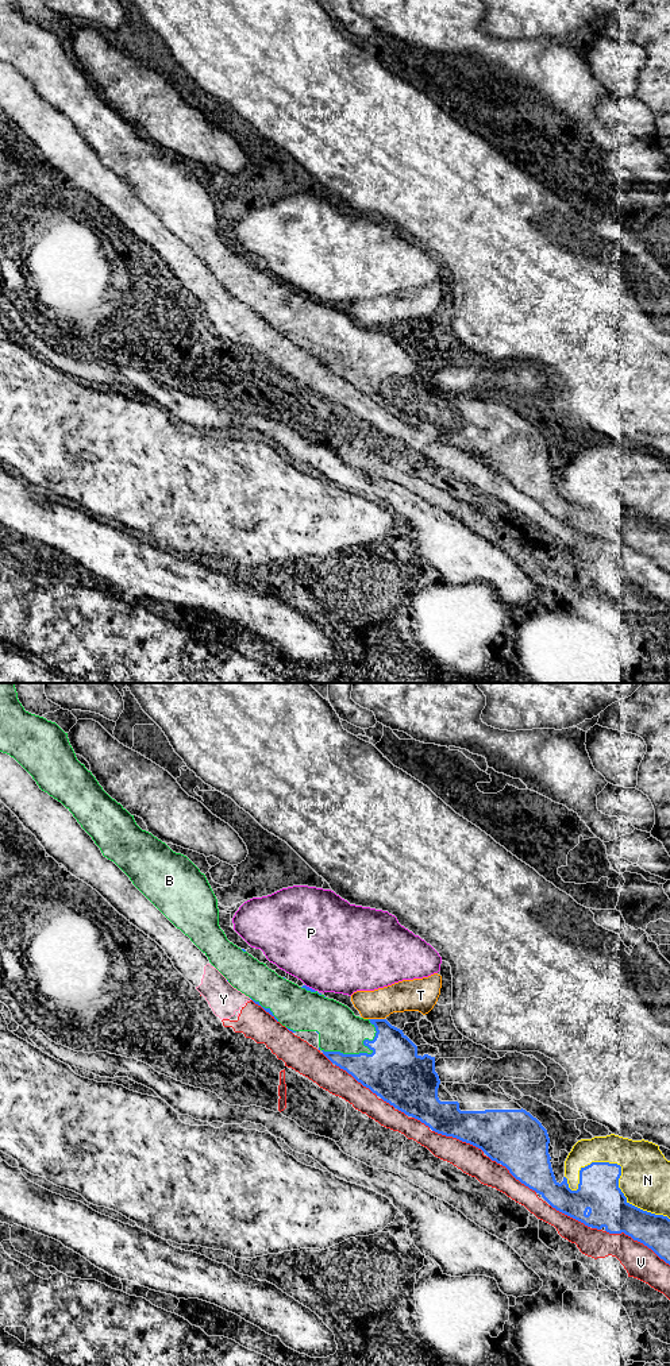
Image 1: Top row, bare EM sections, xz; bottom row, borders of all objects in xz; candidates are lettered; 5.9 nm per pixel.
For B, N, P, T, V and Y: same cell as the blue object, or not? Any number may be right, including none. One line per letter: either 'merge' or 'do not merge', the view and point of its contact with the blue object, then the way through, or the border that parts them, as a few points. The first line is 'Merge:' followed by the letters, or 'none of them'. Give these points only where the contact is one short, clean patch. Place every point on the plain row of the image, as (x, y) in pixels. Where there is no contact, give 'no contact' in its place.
Merge: B
B: merge; meets blue in xz at (361, 362)
N: do not merge; meets blue in xz at (620, 475)
P: do not merge; meets blue in xz at (311, 297)
T: do not merge; meets blue in xz at (377, 328)
V: do not merge; meets blue in xz at (638, 550)
Y: do not merge; no contact

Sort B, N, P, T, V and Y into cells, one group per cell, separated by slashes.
B / N / P / T / V Y

